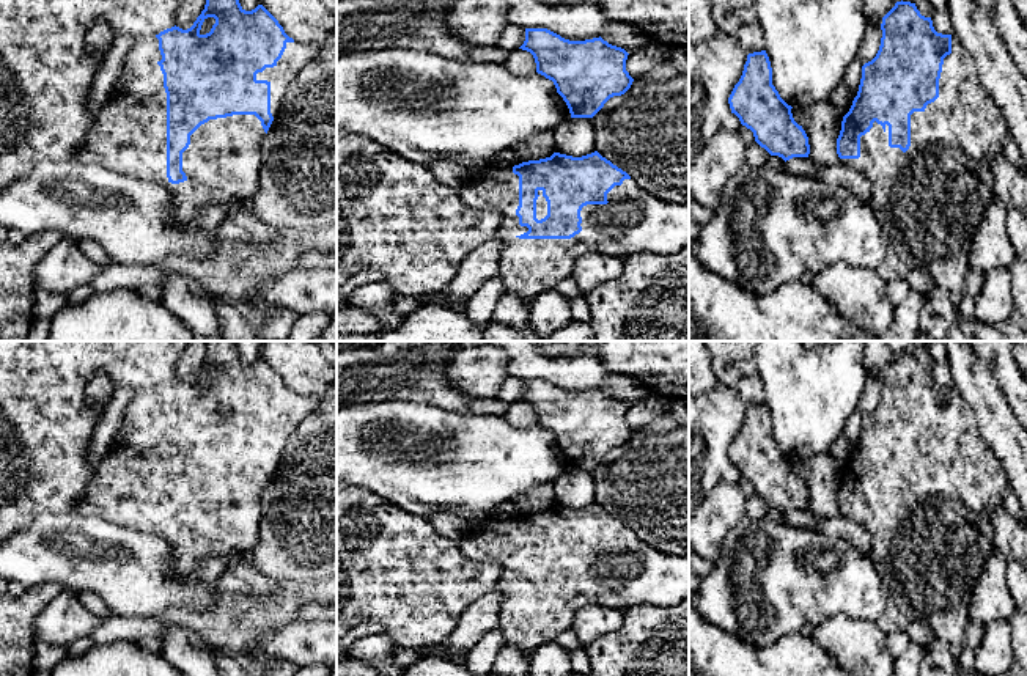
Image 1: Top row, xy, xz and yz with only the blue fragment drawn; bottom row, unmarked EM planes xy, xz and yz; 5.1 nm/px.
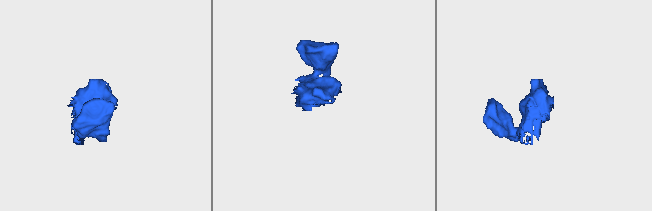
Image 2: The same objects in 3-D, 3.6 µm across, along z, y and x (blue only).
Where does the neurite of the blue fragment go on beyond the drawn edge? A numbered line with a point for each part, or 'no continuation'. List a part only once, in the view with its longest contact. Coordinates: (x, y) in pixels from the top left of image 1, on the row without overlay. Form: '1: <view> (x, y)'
1: xy (222, 516)

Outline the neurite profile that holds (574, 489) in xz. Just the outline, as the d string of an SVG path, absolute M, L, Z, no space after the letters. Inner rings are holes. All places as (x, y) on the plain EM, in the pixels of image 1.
M569 470L552 483L555 505L582 509L596 503L590 470Z

